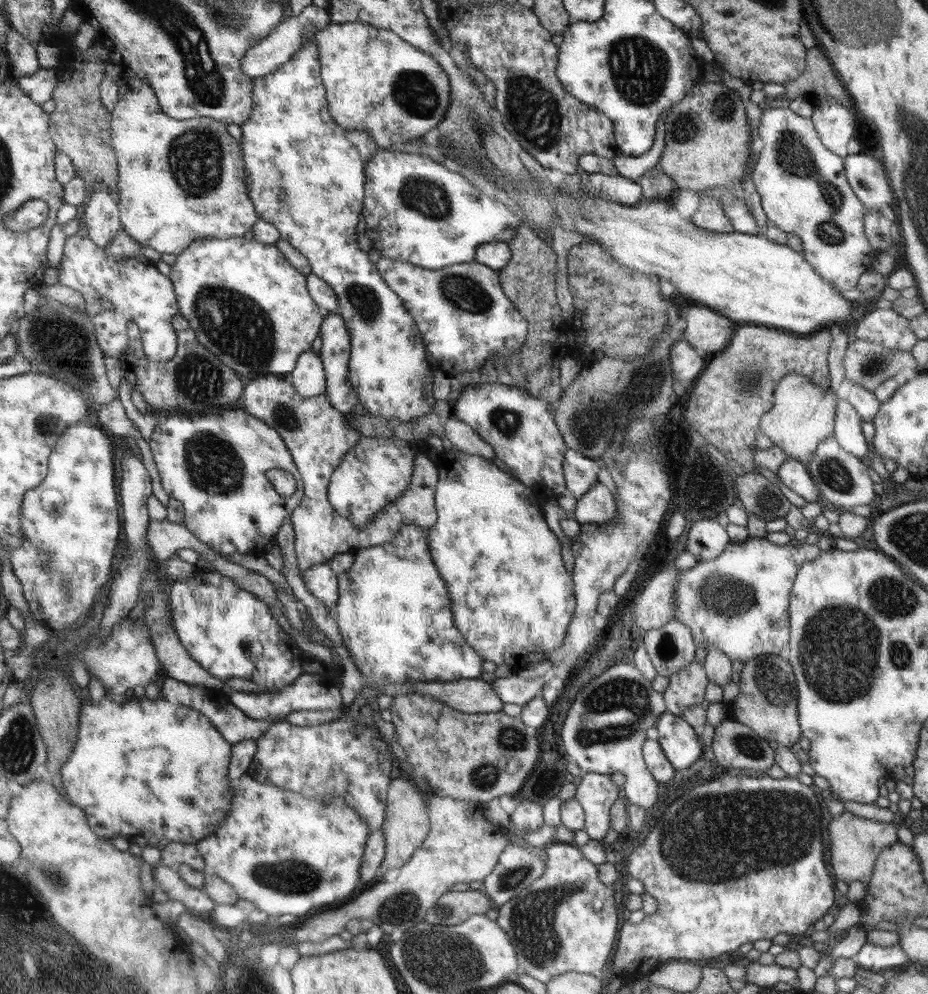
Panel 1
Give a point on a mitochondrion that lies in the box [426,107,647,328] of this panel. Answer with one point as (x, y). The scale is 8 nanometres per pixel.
(462, 291)

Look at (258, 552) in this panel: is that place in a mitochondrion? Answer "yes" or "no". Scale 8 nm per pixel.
no

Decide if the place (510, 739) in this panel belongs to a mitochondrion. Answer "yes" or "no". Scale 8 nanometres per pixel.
yes

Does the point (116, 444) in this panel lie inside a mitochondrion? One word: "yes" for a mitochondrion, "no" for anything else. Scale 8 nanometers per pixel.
no

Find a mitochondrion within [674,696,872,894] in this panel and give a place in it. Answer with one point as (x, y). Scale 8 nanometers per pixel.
(744, 744)

